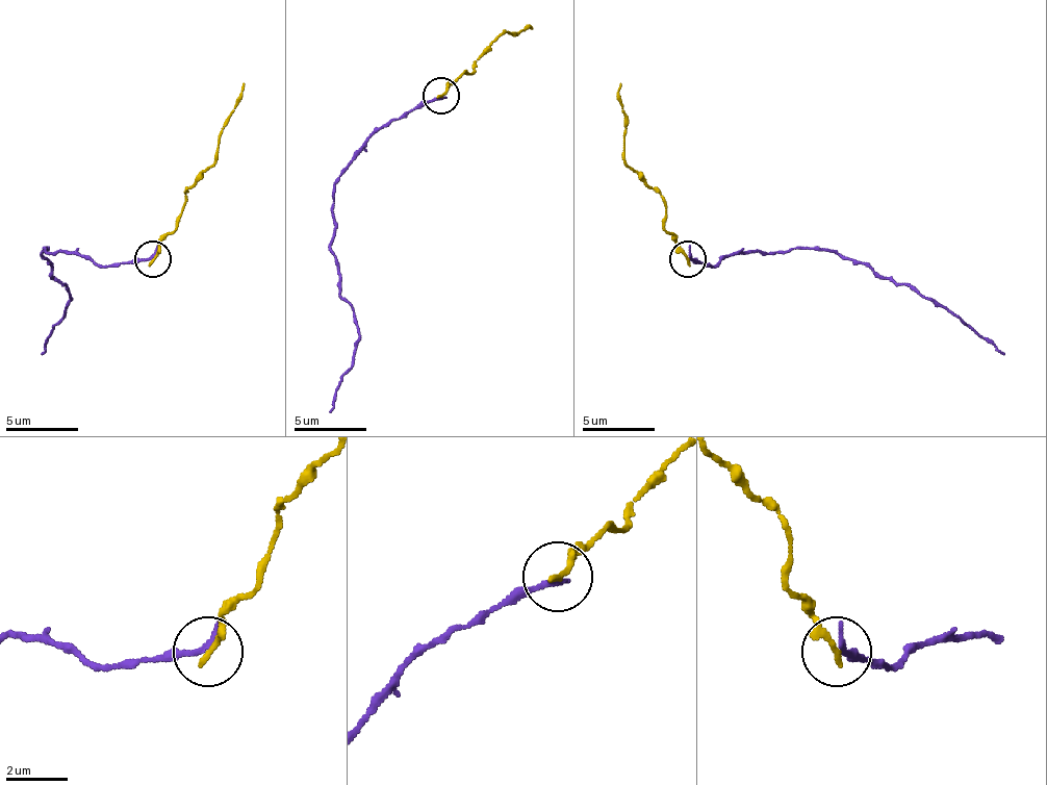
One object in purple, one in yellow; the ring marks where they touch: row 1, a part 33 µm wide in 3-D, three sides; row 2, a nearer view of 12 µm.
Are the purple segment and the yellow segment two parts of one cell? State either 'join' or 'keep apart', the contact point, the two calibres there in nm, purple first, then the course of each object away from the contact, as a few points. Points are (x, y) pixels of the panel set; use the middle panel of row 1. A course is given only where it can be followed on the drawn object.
keep apart | (440, 96) | 200/200 nm | purple via (440, 96), (385, 122), (367, 140), (334, 187), (331, 249), (338, 289), (353, 307), (360, 340), (331, 412) | yellow via (440, 96), (465, 71), (473, 71), (505, 31), (531, 27)

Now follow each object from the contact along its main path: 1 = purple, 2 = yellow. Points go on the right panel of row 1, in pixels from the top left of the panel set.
1: (688, 260), (714, 263), (732, 253), (780, 249), (841, 253), (899, 285), (933, 297), (1004, 354)
2: (688, 260), (663, 227), (663, 198), (623, 158), (619, 82)

